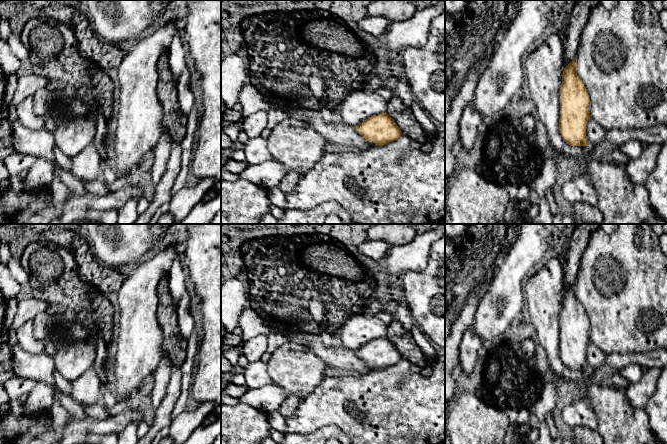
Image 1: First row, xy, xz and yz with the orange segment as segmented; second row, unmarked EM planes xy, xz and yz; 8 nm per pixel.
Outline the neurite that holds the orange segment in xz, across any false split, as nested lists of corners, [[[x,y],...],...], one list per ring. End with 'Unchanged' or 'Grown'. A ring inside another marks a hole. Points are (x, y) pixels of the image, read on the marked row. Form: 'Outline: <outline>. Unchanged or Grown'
Outline: [[[386,112],[373,115],[354,128],[365,140],[376,145],[385,145],[402,135],[400,128]]]. Unchanged

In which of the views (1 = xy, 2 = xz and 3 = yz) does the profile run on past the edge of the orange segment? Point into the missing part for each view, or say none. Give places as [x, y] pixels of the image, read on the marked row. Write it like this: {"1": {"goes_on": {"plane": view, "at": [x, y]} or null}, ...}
{"1": {"goes_on": null}, "2": {"goes_on": null}, "3": {"goes_on": null}}

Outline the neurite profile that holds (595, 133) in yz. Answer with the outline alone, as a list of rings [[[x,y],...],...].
[[[590,118],[586,124],[586,136],[589,147],[593,148],[606,138],[607,130]]]

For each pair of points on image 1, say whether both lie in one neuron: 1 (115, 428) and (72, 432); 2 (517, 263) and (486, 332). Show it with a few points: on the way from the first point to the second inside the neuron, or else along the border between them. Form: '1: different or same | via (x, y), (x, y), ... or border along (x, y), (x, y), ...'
1: same | via (104, 427), (83, 427)
2: same | via (509, 280), (508, 285), (494, 301), (494, 315)

